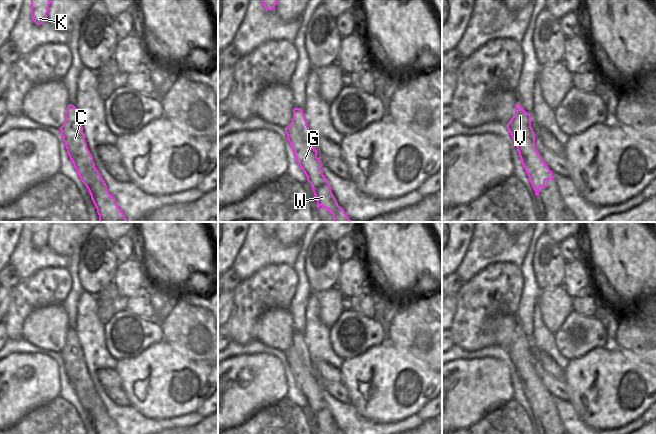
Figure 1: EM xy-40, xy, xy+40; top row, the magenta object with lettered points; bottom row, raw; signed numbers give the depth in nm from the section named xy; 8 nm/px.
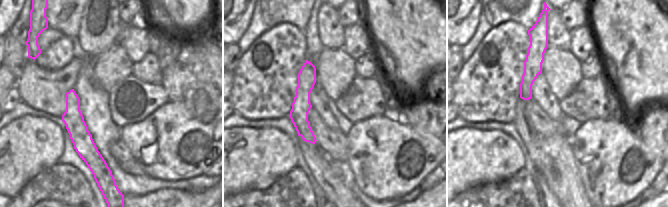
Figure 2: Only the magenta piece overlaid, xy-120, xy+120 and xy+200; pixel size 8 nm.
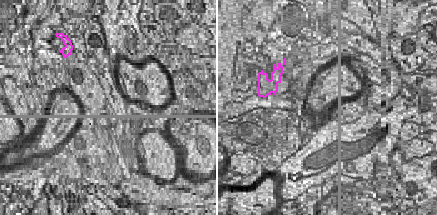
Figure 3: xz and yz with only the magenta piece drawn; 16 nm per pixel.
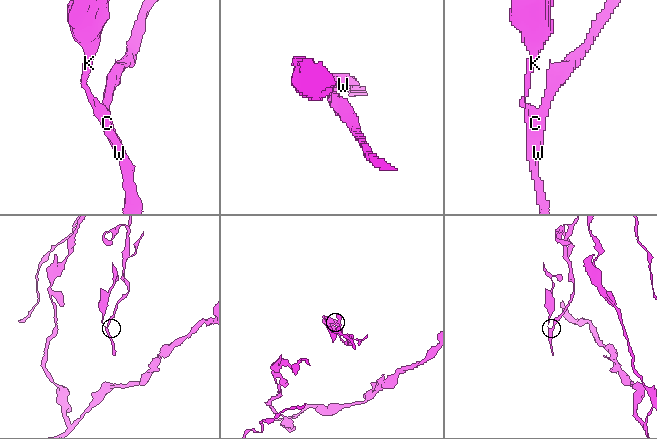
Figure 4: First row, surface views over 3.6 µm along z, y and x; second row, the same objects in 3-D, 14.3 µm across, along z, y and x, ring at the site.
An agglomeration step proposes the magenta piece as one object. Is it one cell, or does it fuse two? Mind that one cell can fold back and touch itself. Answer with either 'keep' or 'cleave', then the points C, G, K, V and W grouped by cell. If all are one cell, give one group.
cleave; groups C K / G V W

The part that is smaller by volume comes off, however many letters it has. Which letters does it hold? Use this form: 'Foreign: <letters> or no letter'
Foreign: C, K

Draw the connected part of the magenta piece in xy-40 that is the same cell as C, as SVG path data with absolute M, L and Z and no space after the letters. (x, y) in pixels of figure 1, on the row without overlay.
M69 328L65 345L59 352L67 377L81 403L87 411L97 434L121 434L107 409L95 391L93 381L87 371L83 351L74 329Z

